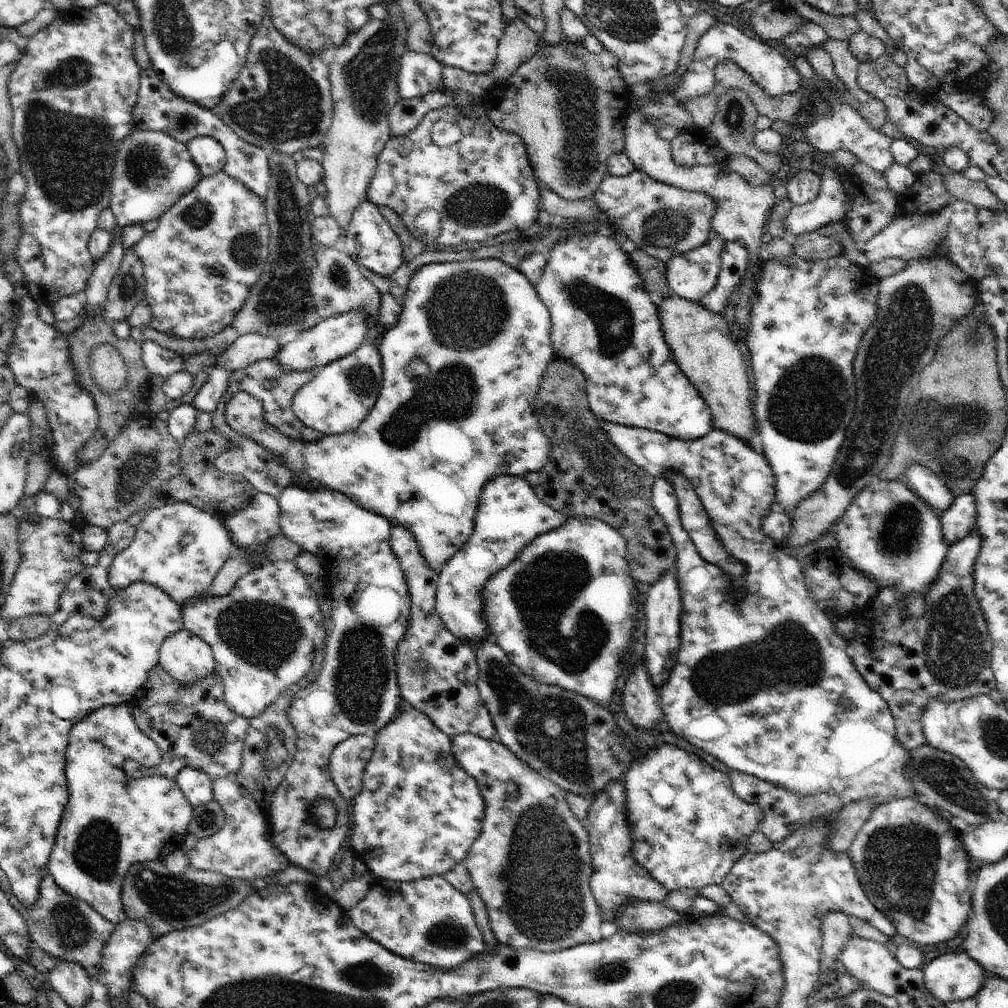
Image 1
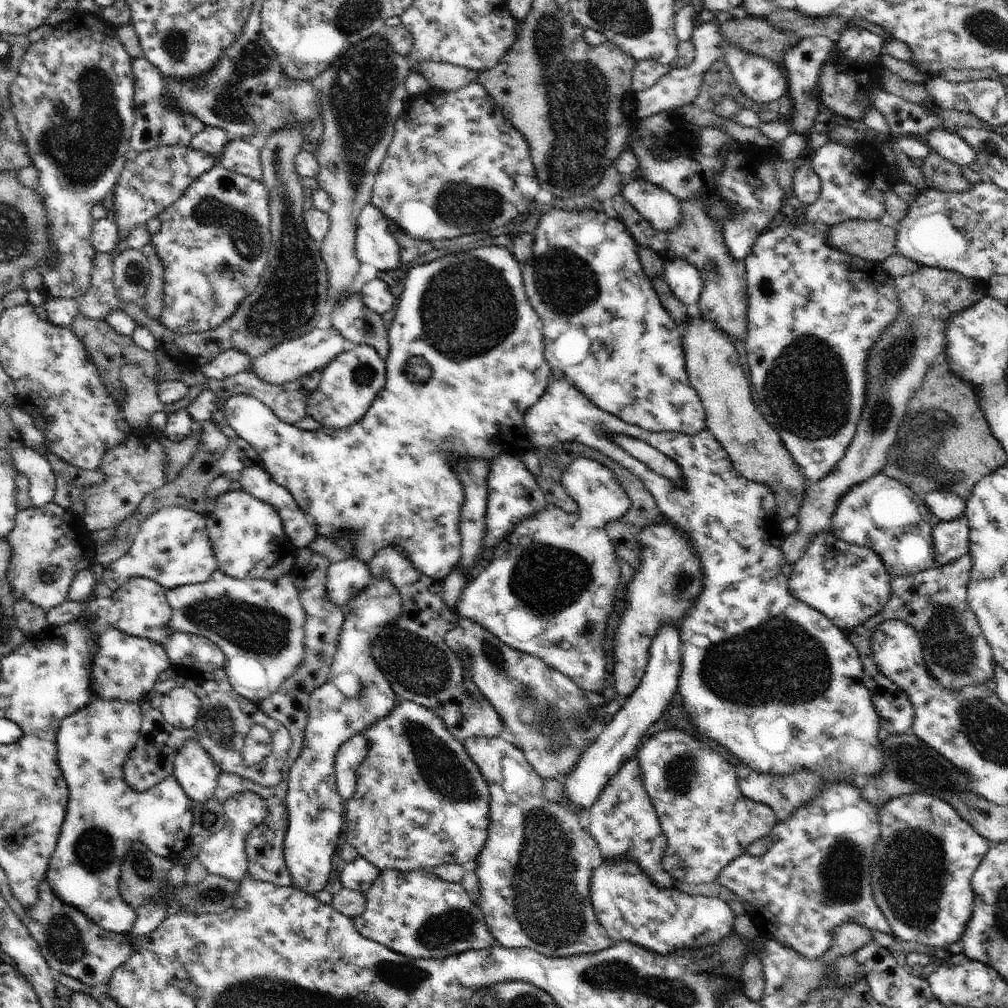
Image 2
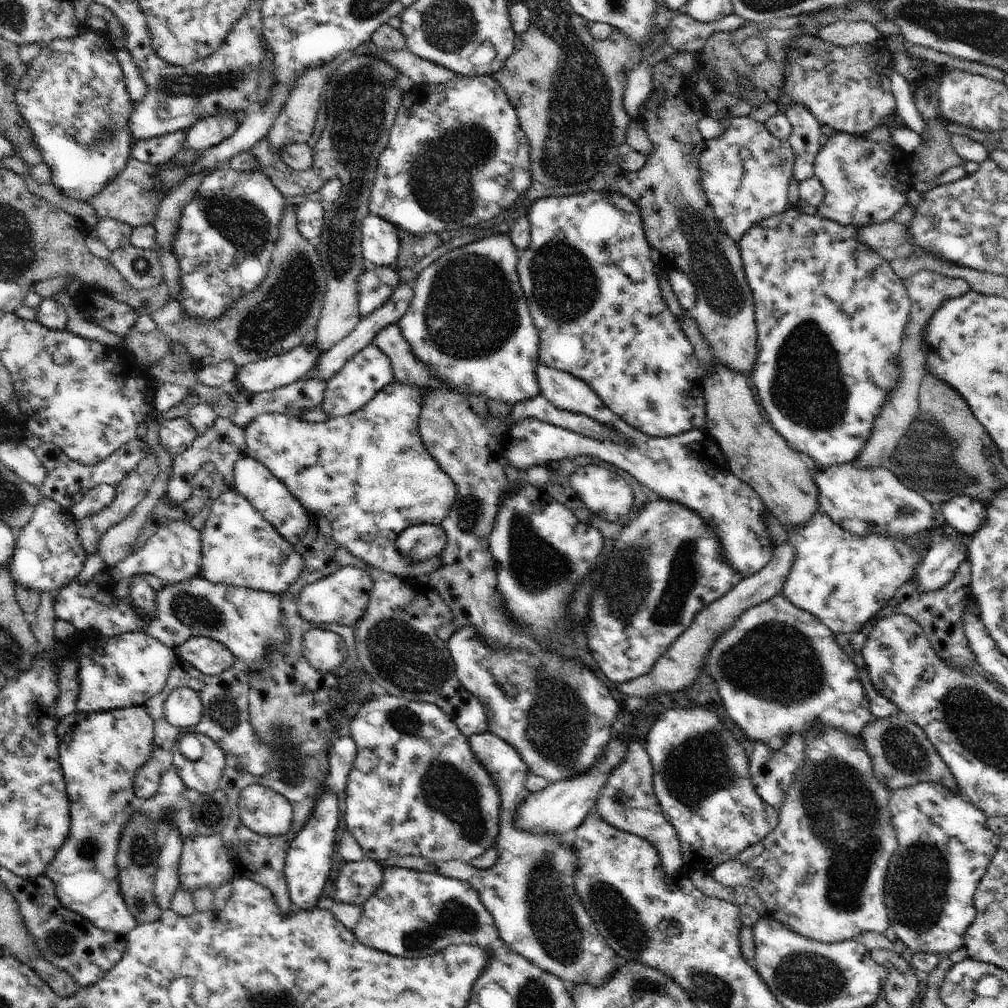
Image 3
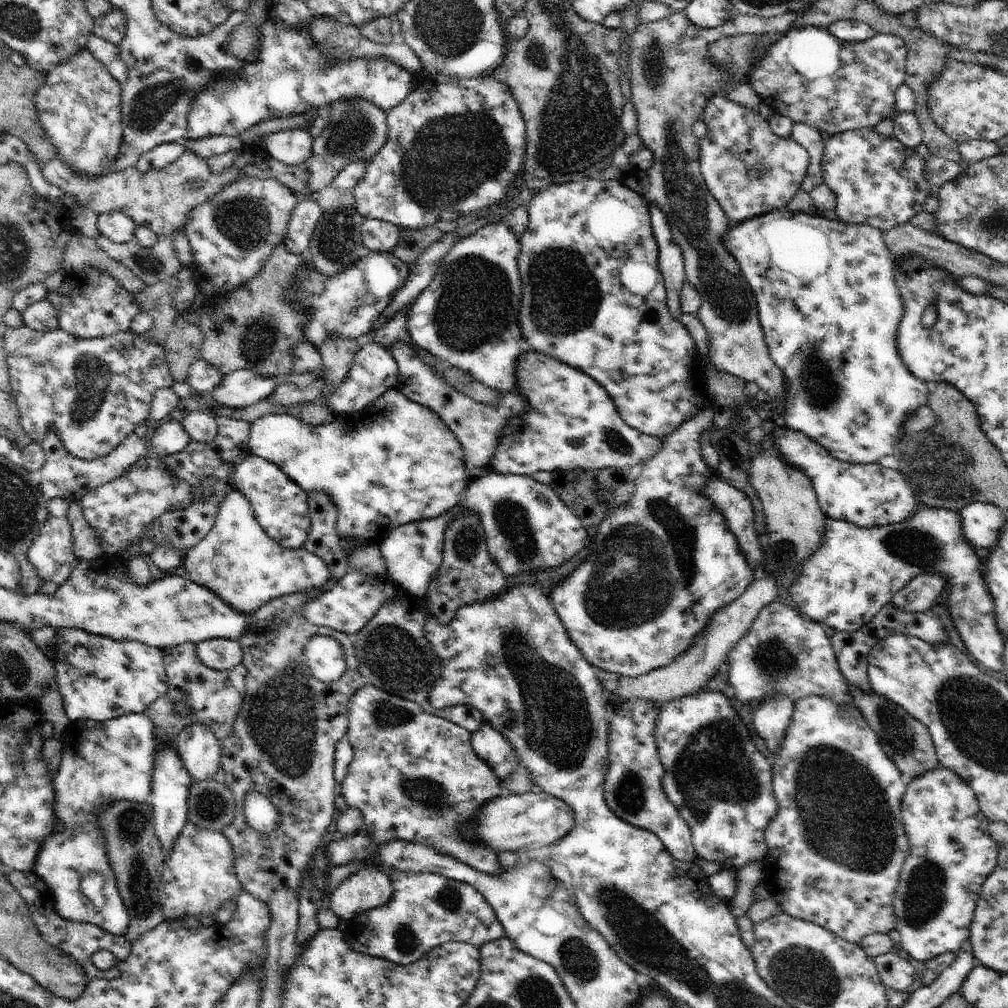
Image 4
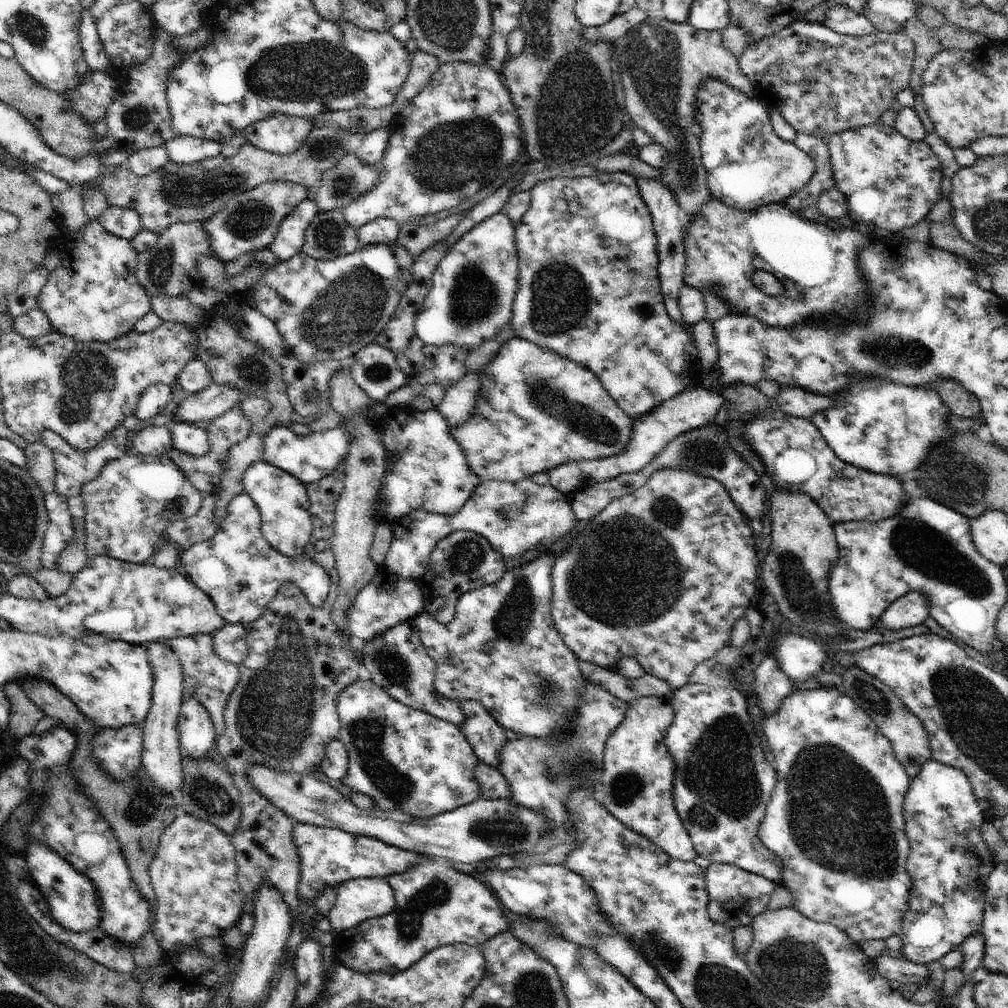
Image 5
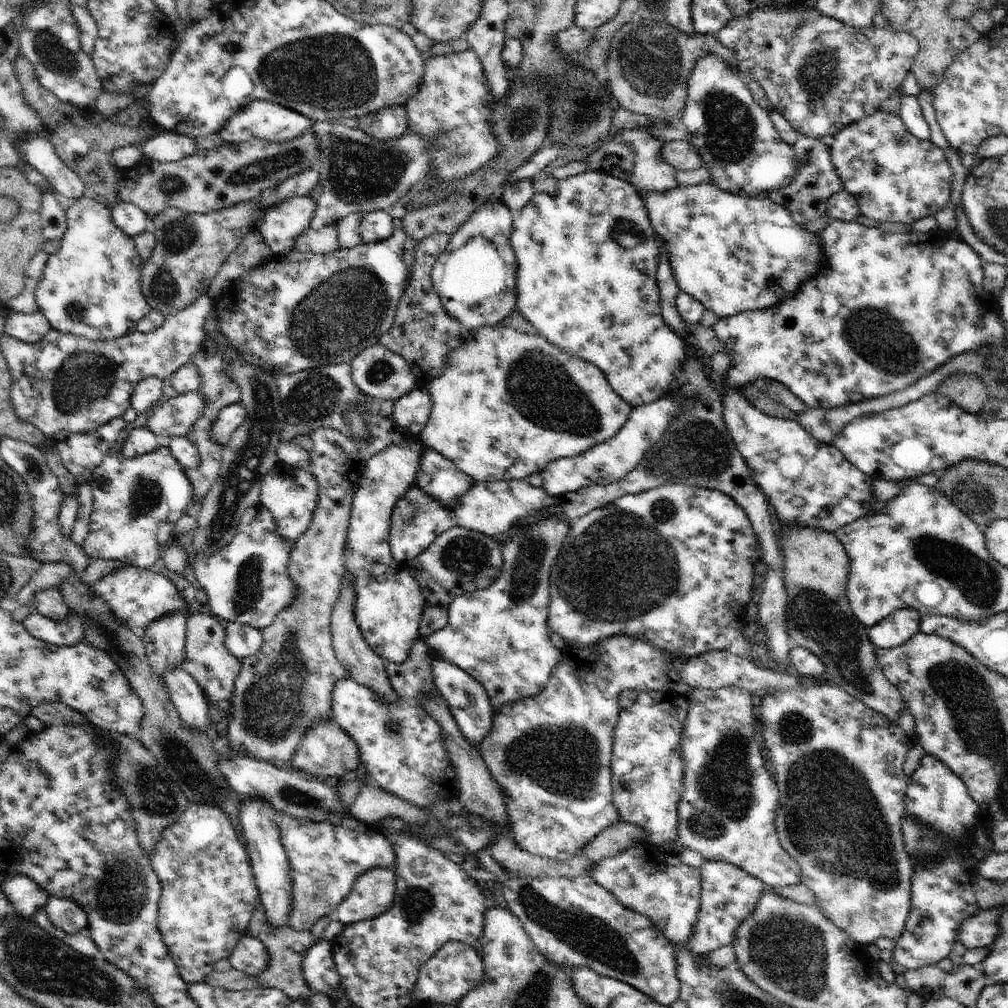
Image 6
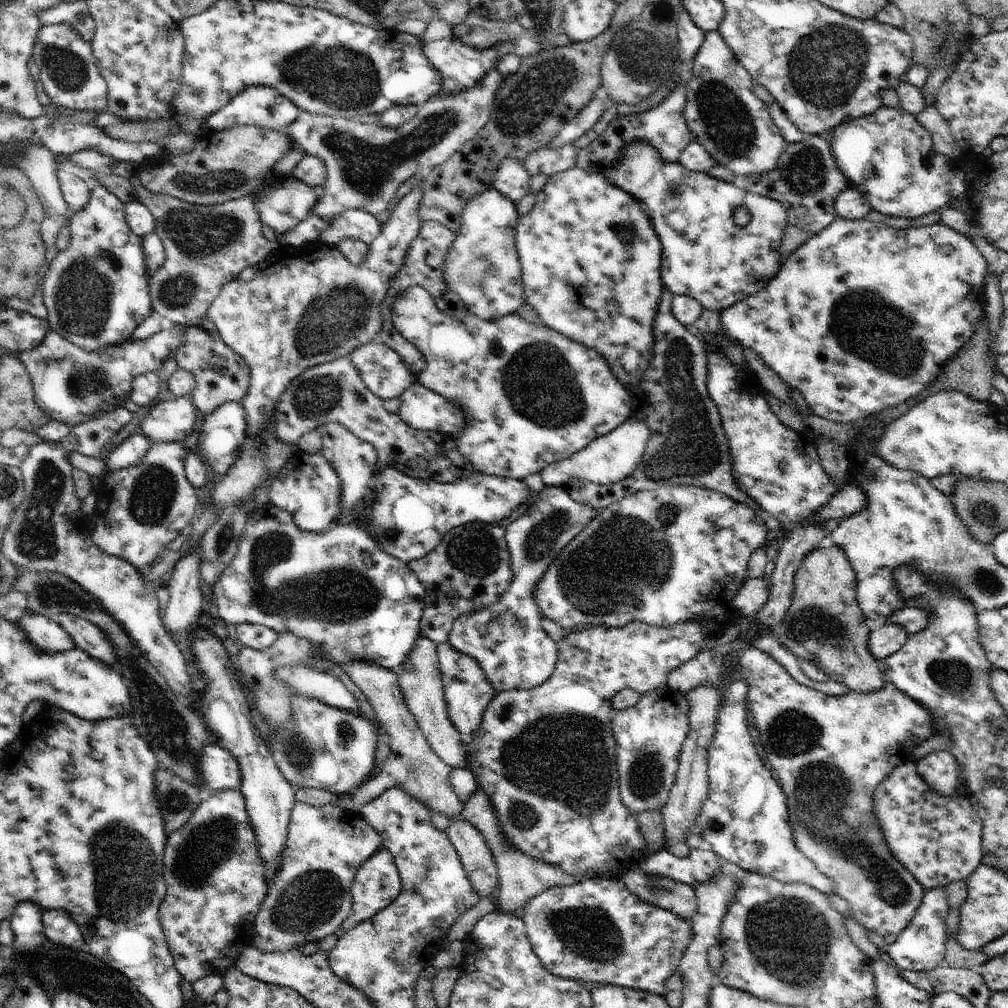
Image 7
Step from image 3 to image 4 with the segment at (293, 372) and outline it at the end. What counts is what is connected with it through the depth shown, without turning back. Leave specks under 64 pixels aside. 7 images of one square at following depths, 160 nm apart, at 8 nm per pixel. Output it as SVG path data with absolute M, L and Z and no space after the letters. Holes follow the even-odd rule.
M237 370L223 376L210 395L218 406L239 409L267 398L280 381L278 377L262 378L255 371Z

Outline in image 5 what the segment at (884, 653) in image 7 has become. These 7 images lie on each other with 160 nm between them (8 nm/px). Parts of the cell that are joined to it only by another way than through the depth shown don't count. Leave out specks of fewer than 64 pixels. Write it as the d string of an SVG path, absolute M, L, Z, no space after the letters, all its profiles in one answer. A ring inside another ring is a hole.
M912 591L895 600L880 617L880 628L898 632L924 624L929 616L929 600L919 591Z

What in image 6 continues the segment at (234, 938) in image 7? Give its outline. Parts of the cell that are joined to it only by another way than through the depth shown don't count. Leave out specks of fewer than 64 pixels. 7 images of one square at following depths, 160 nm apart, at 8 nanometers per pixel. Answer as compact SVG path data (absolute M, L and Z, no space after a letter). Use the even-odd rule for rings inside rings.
M191 803L183 815L164 830L150 855L153 871L163 886L157 925L178 974L188 986L192 986L204 981L218 960L228 958L234 952L240 938L247 934L248 923L256 908L254 900L261 897L245 841L238 836L228 813L220 805Z

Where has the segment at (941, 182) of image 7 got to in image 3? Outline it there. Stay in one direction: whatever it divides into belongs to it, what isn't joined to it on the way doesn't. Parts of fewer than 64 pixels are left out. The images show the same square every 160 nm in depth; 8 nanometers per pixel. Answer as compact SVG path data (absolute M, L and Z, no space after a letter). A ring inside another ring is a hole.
M836 133L828 139L815 158L813 171L825 190L825 197L818 207L817 214L844 226L854 225L860 228L864 225L875 225L892 220L893 216L908 204L906 194L914 185L911 182L913 180L912 161L912 155L893 142L880 144L874 142L874 139L867 139L864 135Z

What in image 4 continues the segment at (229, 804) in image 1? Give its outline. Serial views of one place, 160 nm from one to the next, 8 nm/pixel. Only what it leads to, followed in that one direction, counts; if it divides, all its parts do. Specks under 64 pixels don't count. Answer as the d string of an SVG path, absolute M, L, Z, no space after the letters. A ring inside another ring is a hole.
M251 792L245 796L243 813L247 825L254 831L261 832L262 836L279 823L277 810L262 793Z

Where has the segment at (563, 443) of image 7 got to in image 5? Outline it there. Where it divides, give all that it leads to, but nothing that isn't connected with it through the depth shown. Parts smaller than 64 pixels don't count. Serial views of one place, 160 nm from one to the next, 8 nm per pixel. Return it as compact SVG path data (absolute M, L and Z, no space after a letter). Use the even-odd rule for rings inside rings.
M516 336L503 344L499 349L499 352L497 353L497 357L495 357L488 364L486 364L486 366L484 366L484 368L482 368L481 371L476 374L477 377L478 374L480 374L481 376L481 389L479 390L479 397L477 398L477 403L473 408L473 415L468 420L466 420L466 422L463 425L457 427L449 426L449 432L453 436L453 439L460 445L460 448L463 450L464 456L466 457L470 470L472 470L472 472L476 476L478 476L478 478L481 481L518 482L519 480L522 479L530 479L531 476L535 475L536 473L547 473L554 467L558 467L564 463L572 461L576 462L581 460L594 460L594 459L601 459L602 457L614 456L615 454L622 452L626 448L626 445L629 443L630 437L632 436L632 427L633 427L632 426L633 420L630 418L630 416L628 416L626 412L624 412L622 408L618 406L618 403L610 396L610 393L604 388L602 381L598 378L598 376L594 374L594 372L592 372L589 368L582 366L581 364L575 363L573 360L560 356L556 351L552 351L548 348L540 348L537 344L531 343L526 339Z

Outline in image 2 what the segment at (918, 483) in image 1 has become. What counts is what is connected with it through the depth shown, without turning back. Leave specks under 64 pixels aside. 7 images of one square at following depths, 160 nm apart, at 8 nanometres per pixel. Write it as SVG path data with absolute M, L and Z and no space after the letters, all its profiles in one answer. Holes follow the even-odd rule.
M948 489L933 490L923 499L932 511L935 521L949 523L965 516L967 501Z

